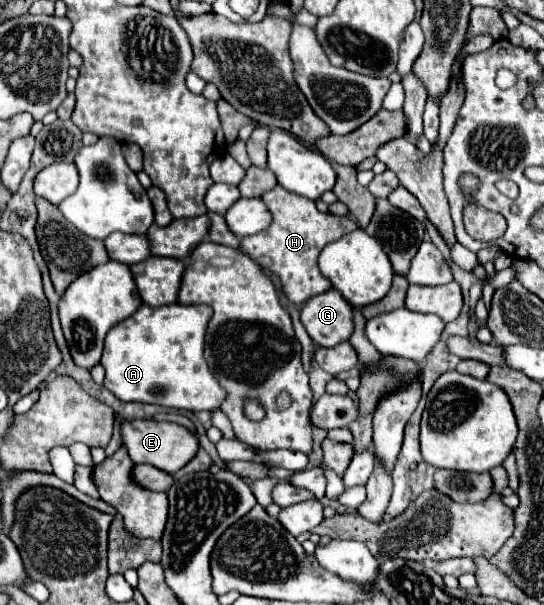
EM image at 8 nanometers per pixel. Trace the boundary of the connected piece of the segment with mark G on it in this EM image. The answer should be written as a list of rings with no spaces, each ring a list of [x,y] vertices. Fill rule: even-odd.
[[[336,289],[310,297],[300,309],[300,321],[318,347],[334,347],[348,341],[354,331],[352,307]]]

